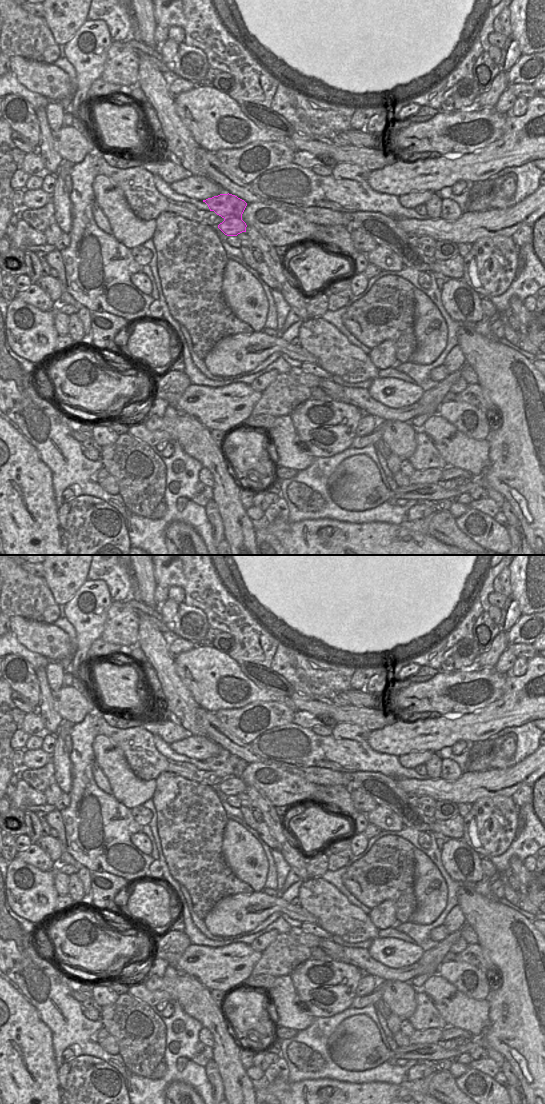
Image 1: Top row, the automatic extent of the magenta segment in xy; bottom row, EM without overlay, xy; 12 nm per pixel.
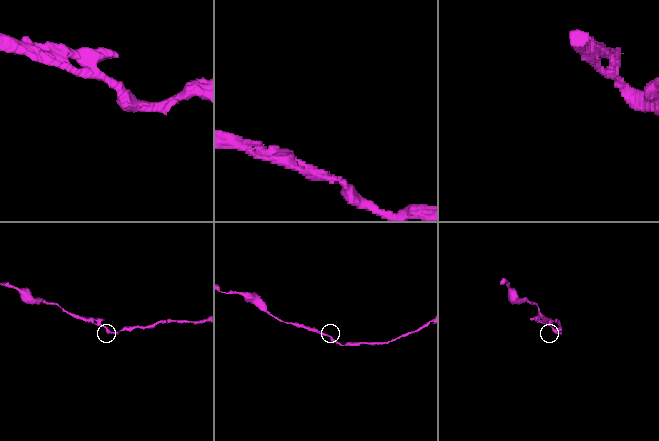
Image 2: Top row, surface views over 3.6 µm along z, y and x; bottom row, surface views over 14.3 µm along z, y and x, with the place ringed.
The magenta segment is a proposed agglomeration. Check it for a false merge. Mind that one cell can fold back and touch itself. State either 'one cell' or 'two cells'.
two cells

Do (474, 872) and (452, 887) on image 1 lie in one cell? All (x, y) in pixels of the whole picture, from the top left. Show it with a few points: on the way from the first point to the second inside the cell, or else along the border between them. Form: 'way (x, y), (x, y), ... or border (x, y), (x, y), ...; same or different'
border (443, 866), (454, 880), (475, 883); different

